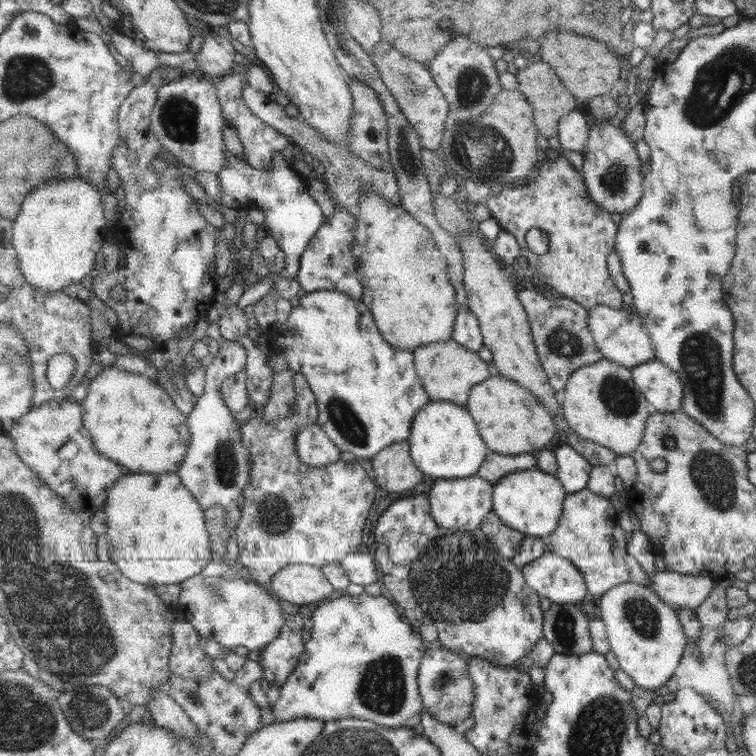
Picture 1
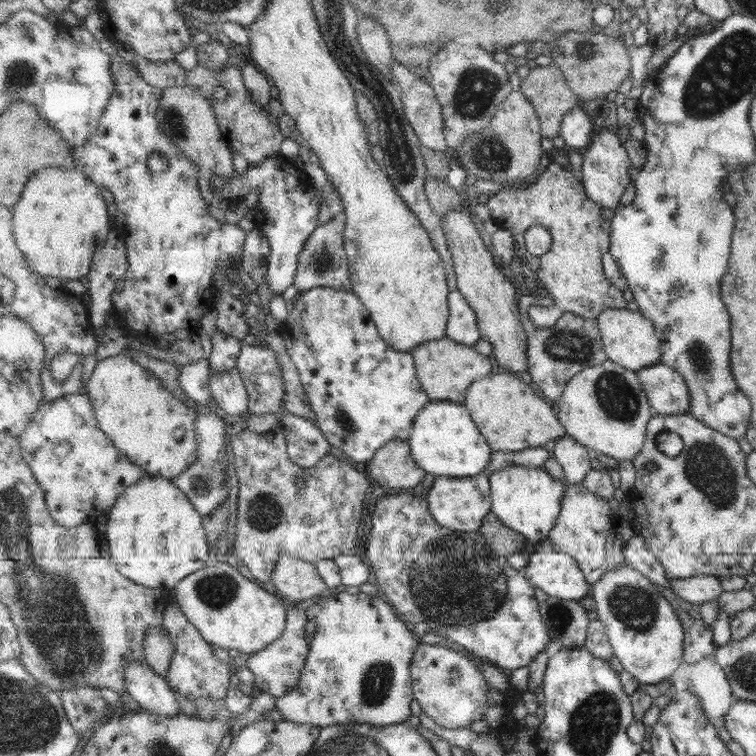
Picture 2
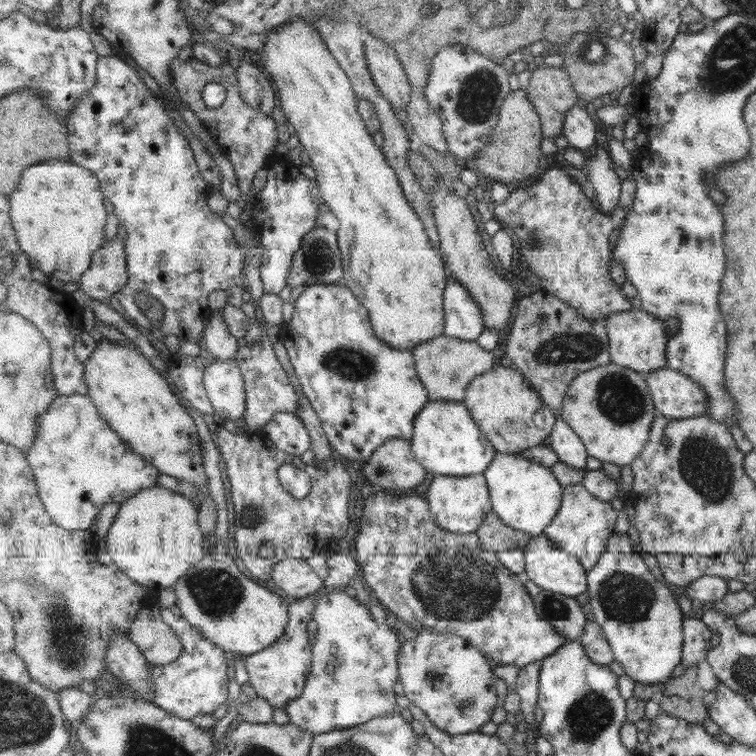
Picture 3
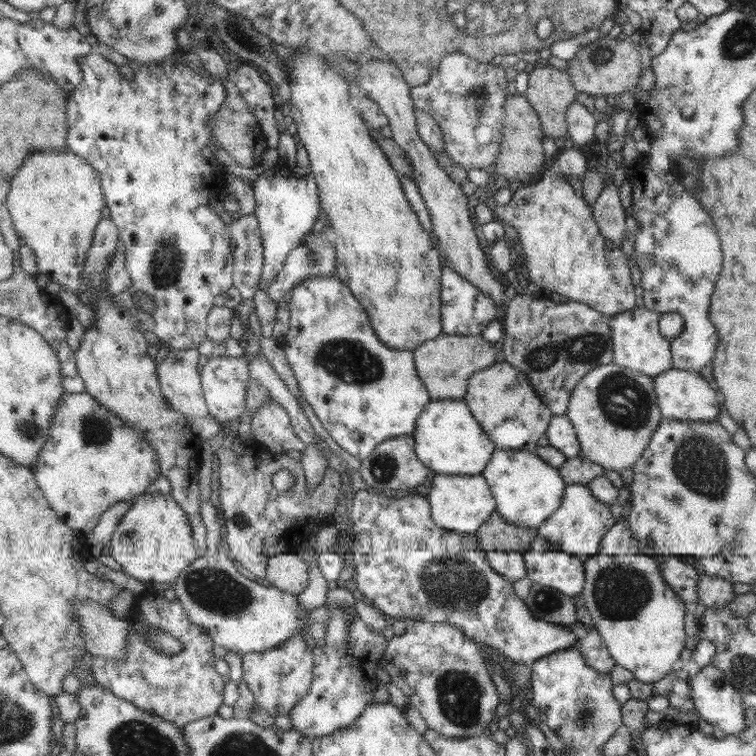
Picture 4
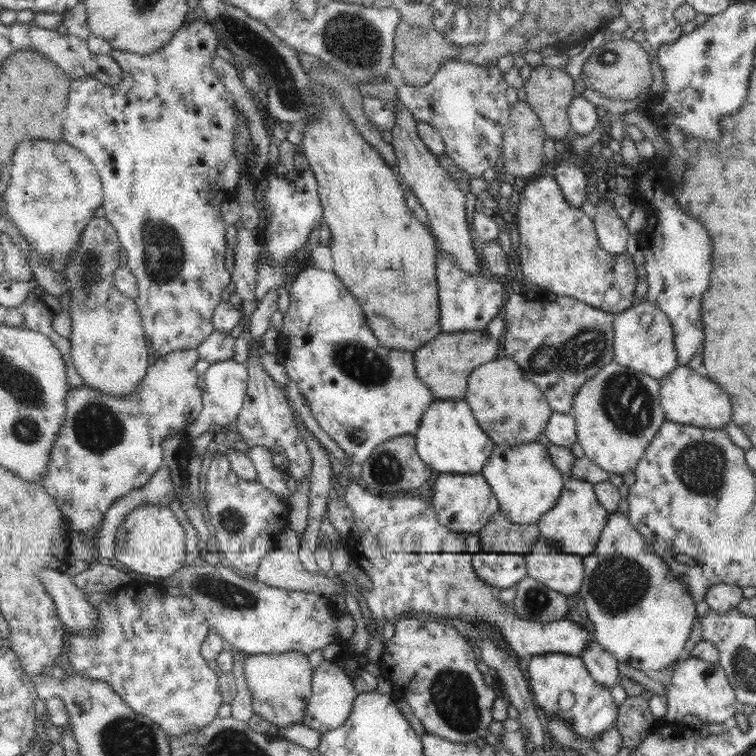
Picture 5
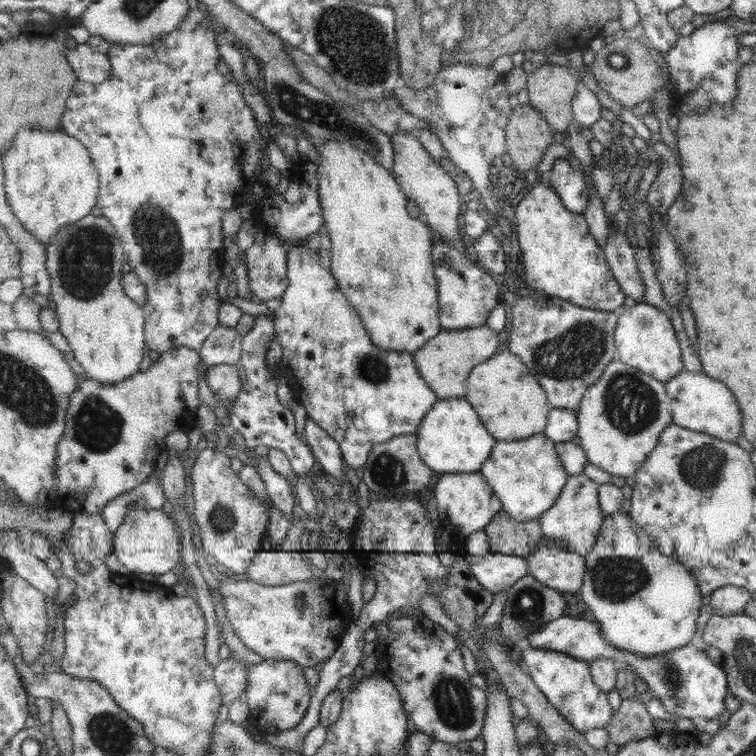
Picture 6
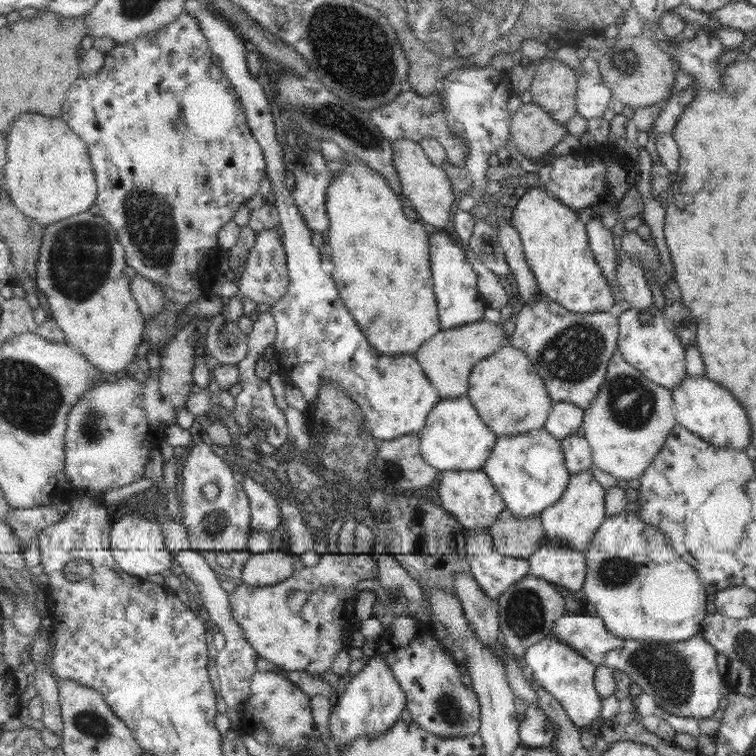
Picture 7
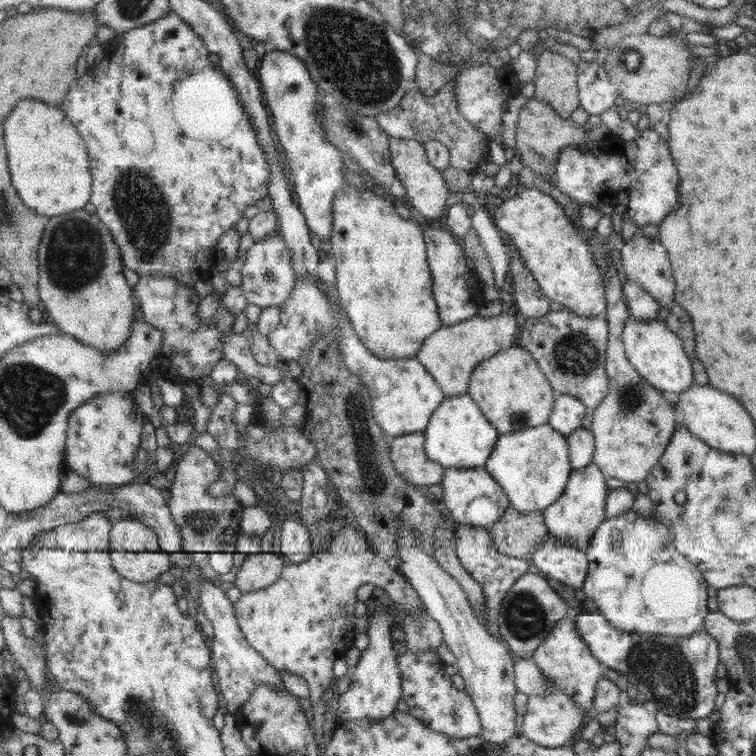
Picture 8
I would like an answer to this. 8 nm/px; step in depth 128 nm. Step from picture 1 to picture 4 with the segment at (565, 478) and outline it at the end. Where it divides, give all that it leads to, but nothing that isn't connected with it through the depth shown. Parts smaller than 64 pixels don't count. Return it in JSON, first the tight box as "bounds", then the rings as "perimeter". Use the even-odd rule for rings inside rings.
{"bounds":[546,415,582,459],"perimeter":[[[554,415],[546,433],[549,445],[557,448],[567,459],[578,458],[582,447],[578,434],[570,418],[565,415]]]}

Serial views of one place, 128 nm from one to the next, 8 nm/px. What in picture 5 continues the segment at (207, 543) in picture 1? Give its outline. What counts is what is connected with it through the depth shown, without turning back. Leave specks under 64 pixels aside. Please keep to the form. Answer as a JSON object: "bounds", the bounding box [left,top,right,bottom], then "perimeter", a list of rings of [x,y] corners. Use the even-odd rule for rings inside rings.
{"bounds":[116,506,187,580],"perimeter":[[[141,506],[127,516],[118,532],[116,560],[133,575],[146,574],[158,580],[174,577],[187,562],[185,528],[168,506]]]}

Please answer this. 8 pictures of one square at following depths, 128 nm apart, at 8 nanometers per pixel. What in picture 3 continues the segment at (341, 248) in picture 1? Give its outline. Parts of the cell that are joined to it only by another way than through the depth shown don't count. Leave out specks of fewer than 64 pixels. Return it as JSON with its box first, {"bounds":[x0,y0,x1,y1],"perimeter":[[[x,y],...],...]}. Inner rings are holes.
{"bounds":[287,226,345,285],"perimeter":[[[318,226],[306,234],[301,250],[293,256],[287,285],[342,284],[345,276],[343,268],[337,231]]]}

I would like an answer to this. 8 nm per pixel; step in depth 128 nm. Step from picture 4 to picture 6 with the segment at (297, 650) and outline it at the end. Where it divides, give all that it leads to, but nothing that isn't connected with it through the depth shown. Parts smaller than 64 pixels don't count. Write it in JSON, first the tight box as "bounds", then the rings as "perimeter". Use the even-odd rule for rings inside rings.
{"bounds":[246,659,313,733],"perimeter":[[[263,659],[250,665],[246,693],[251,705],[249,725],[264,733],[266,730],[283,733],[299,726],[308,714],[313,698],[313,688],[305,678],[305,670],[291,659]]]}

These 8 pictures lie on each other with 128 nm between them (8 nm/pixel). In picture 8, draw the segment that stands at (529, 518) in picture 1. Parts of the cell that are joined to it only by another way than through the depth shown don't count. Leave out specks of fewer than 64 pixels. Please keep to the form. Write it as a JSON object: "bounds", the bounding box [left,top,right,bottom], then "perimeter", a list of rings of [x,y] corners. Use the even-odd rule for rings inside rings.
{"bounds":[486,424,573,513],"perimeter":[[[551,424],[500,434],[486,470],[521,513],[545,511],[560,500],[568,487],[573,468],[567,437]]]}

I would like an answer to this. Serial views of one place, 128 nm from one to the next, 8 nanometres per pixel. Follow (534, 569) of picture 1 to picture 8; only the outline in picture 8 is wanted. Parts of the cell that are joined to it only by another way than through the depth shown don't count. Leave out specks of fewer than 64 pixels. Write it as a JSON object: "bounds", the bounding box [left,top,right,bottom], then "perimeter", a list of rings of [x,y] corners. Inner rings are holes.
{"bounds":[531,536,588,588],"perimeter":[[[553,536],[534,552],[531,562],[548,580],[553,579],[572,588],[584,588],[588,580],[588,553],[572,544],[555,544]]]}

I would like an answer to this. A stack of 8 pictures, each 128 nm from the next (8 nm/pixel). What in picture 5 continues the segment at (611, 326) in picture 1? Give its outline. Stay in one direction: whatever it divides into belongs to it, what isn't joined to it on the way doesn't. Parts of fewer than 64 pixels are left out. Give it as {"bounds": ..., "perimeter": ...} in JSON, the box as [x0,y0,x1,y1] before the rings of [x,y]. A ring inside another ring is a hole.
{"bounds":[614,300,679,381],"perimeter":[[[638,300],[631,308],[617,314],[614,330],[616,333],[614,348],[616,361],[619,364],[637,369],[658,381],[679,364],[675,346],[675,333],[672,326],[669,324],[665,313],[661,312],[659,308],[655,308],[653,304]],[[641,314],[651,316],[649,326],[641,324]]]}

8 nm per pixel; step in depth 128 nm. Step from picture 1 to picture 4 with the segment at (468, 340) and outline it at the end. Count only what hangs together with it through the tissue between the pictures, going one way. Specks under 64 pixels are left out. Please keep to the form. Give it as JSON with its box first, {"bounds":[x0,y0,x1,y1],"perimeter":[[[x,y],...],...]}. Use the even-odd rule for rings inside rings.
{"bounds":[441,264,502,336],"perimeter":[[[449,264],[442,273],[441,306],[442,324],[444,332],[449,334],[464,334],[465,336],[482,335],[484,330],[497,318],[502,318],[502,309],[493,302],[493,298],[481,292],[475,284],[461,276]]]}

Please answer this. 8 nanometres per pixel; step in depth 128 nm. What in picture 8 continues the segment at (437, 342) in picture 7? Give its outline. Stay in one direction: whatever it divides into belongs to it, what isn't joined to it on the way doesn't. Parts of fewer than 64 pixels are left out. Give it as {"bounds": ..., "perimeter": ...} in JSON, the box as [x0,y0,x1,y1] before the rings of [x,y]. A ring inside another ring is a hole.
{"bounds":[415,314,519,397],"perimeter":[[[499,314],[485,318],[473,316],[453,326],[443,326],[429,336],[424,346],[415,356],[429,370],[429,374],[437,380],[447,397],[463,395],[469,392],[470,380],[477,365],[507,349],[515,346],[515,338],[519,332],[519,322],[513,315]]]}

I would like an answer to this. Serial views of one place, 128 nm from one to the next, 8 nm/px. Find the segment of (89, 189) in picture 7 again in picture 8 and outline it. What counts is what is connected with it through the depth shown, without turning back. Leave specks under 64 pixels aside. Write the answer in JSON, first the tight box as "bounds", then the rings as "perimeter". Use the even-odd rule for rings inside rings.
{"bounds":[3,99,93,218],"perimeter":[[[36,99],[22,102],[21,106],[16,107],[17,112],[13,112],[13,116],[7,122],[3,122],[3,128],[5,129],[12,181],[23,204],[35,210],[37,214],[49,218],[63,216],[73,210],[85,208],[93,194],[93,173],[84,137],[77,132],[76,125],[69,120],[69,116],[61,108],[51,108],[49,104],[43,104]]]}

